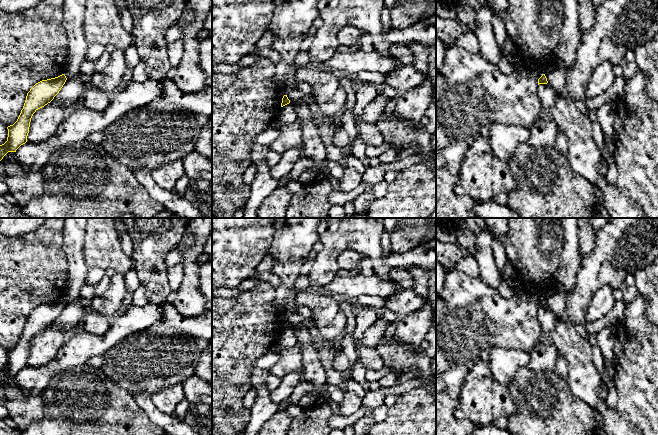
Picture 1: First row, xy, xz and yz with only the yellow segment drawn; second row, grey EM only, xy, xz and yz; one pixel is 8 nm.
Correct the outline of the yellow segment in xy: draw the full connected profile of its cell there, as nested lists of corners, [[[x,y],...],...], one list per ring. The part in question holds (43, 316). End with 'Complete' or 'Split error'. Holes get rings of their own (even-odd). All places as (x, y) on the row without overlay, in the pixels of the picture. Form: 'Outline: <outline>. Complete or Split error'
Outline: [[[62,298],[55,302],[42,304],[30,313],[17,345],[7,351],[7,365],[0,369],[0,385],[8,376],[16,376],[21,369],[27,366],[33,338],[54,323],[66,304],[66,300]]]. Complete

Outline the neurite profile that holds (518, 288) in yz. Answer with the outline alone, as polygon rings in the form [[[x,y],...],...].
[[[514,278],[514,280],[511,282],[511,285],[514,289],[514,293],[520,295],[527,294],[524,286],[520,283],[518,278]]]

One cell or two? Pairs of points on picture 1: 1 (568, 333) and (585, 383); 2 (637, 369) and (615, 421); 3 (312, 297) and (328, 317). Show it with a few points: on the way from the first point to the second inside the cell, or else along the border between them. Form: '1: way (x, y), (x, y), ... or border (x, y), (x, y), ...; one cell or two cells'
1: way (571, 345), (579, 355), (582, 371); one cell
2: border (615, 410), (633, 424); two cells
3: way (317, 302), (324, 312); one cell

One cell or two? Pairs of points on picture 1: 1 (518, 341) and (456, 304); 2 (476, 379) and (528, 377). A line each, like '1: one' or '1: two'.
1: one
2: two

